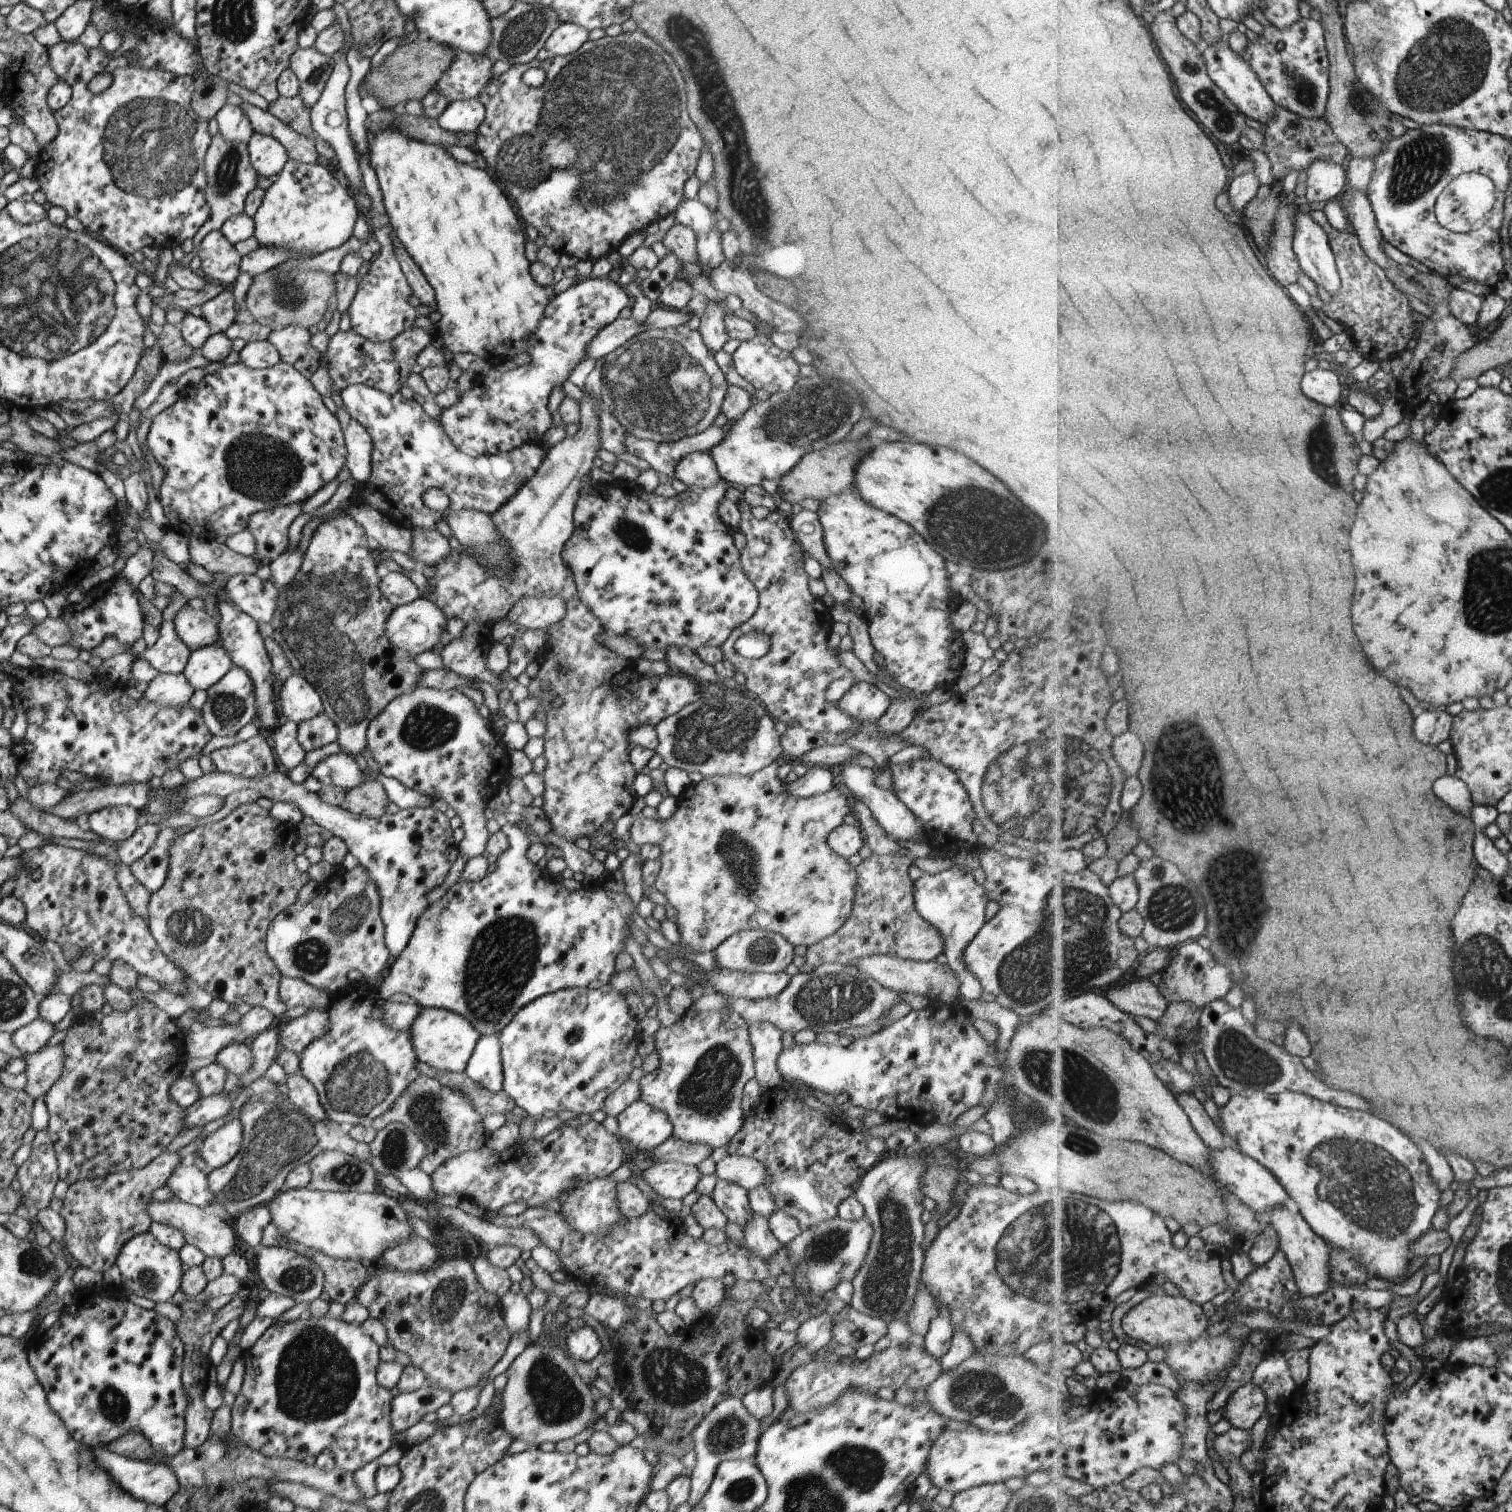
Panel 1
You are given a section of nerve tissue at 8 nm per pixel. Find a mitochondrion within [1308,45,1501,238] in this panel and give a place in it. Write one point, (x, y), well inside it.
(1425, 162)

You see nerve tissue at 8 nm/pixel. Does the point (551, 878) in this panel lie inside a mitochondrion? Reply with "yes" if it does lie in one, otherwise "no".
no

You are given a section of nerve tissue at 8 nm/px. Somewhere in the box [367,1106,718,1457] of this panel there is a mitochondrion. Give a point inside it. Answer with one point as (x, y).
(557, 1401)

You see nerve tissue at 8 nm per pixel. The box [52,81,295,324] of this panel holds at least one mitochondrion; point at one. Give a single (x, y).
(150, 145)

